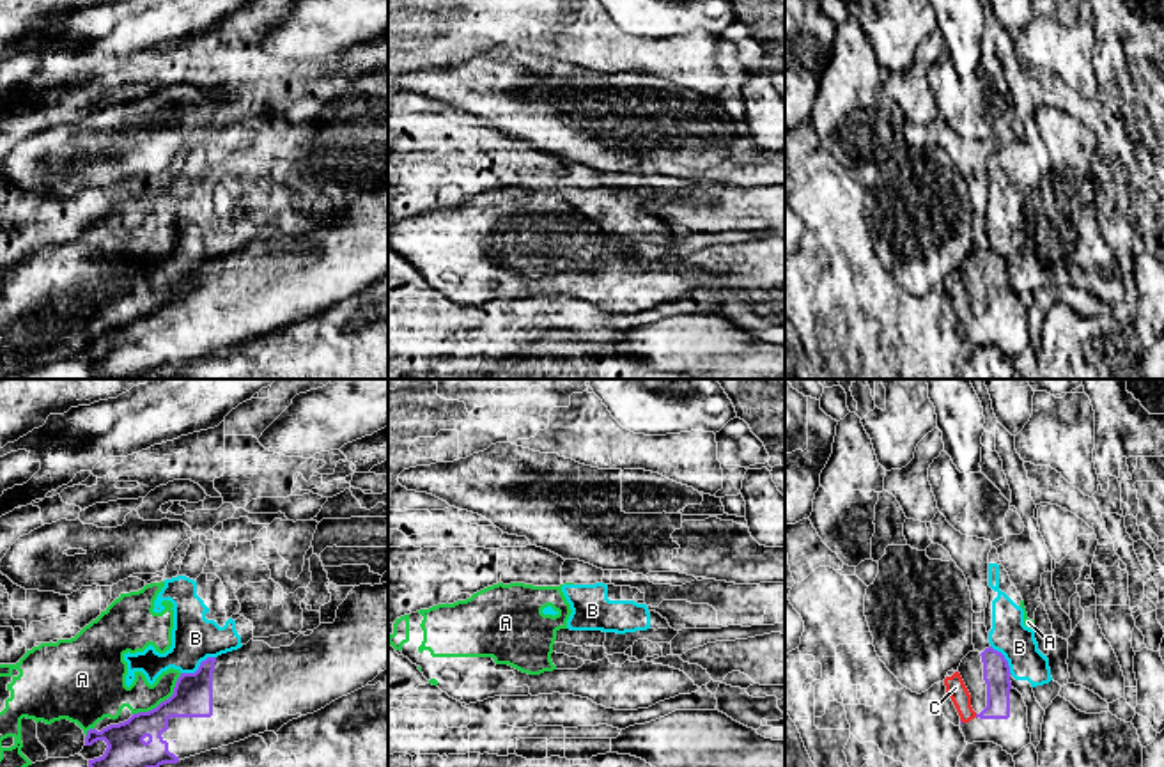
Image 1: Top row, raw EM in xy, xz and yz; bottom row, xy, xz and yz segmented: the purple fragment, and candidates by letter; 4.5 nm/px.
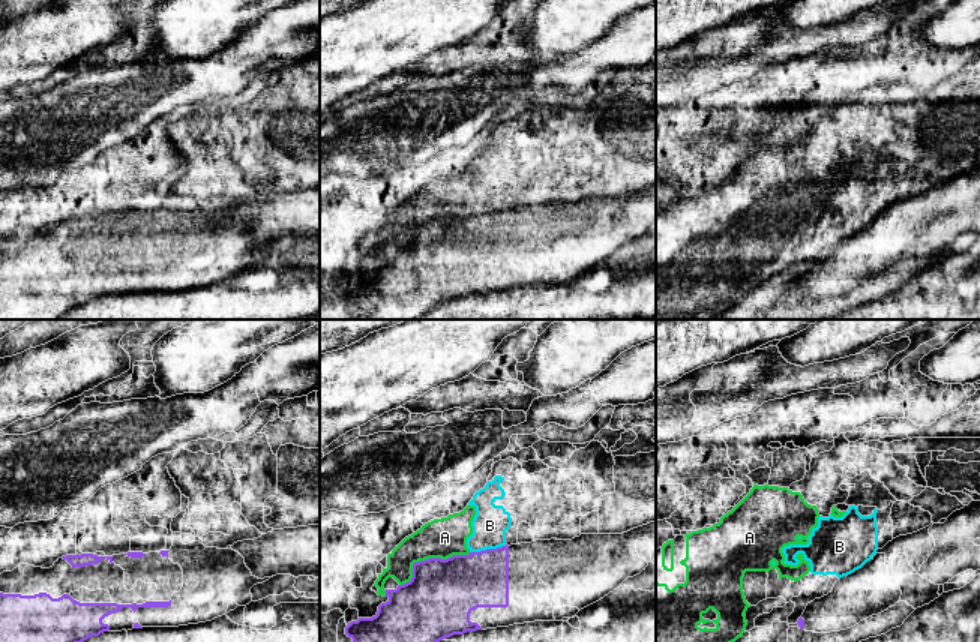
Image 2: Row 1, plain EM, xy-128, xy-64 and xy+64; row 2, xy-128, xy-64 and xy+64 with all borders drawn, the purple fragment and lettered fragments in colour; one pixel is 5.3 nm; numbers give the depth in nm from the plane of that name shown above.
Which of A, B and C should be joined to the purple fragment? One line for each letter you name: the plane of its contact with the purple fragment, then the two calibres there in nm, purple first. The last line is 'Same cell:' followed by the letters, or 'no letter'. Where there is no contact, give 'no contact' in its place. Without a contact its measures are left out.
C: no contact
Same cell: C

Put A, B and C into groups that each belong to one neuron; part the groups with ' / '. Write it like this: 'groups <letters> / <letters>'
groups A B / C

